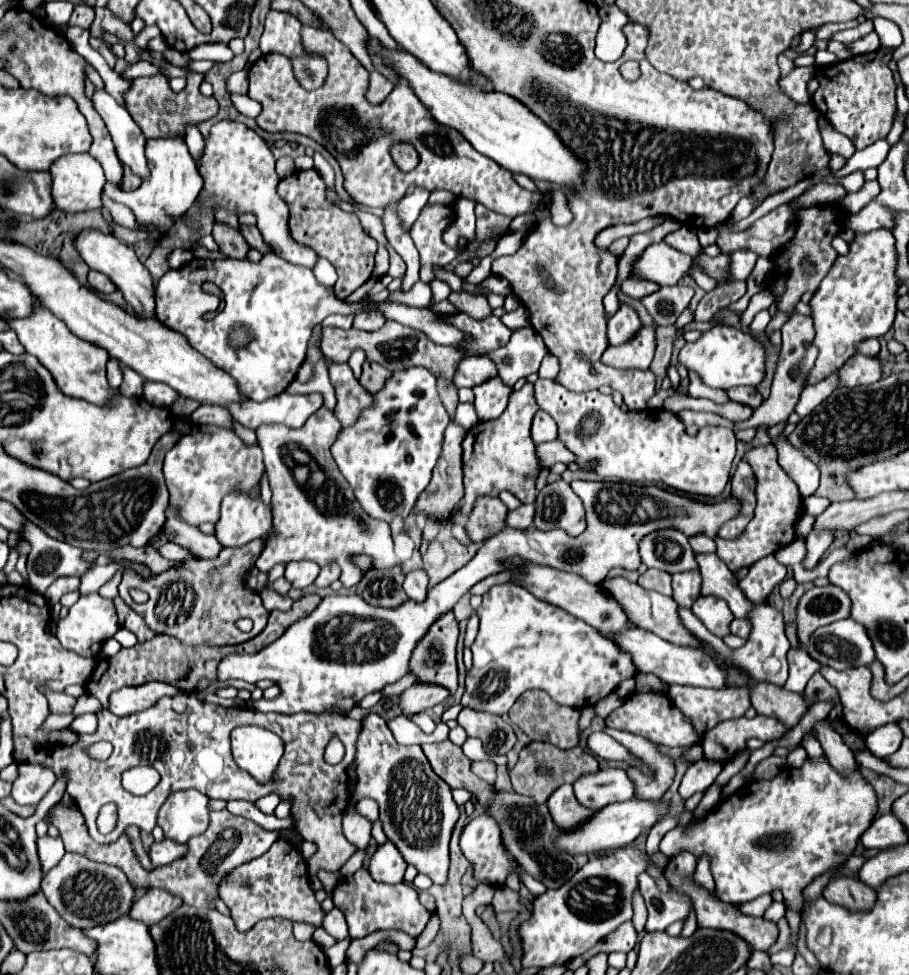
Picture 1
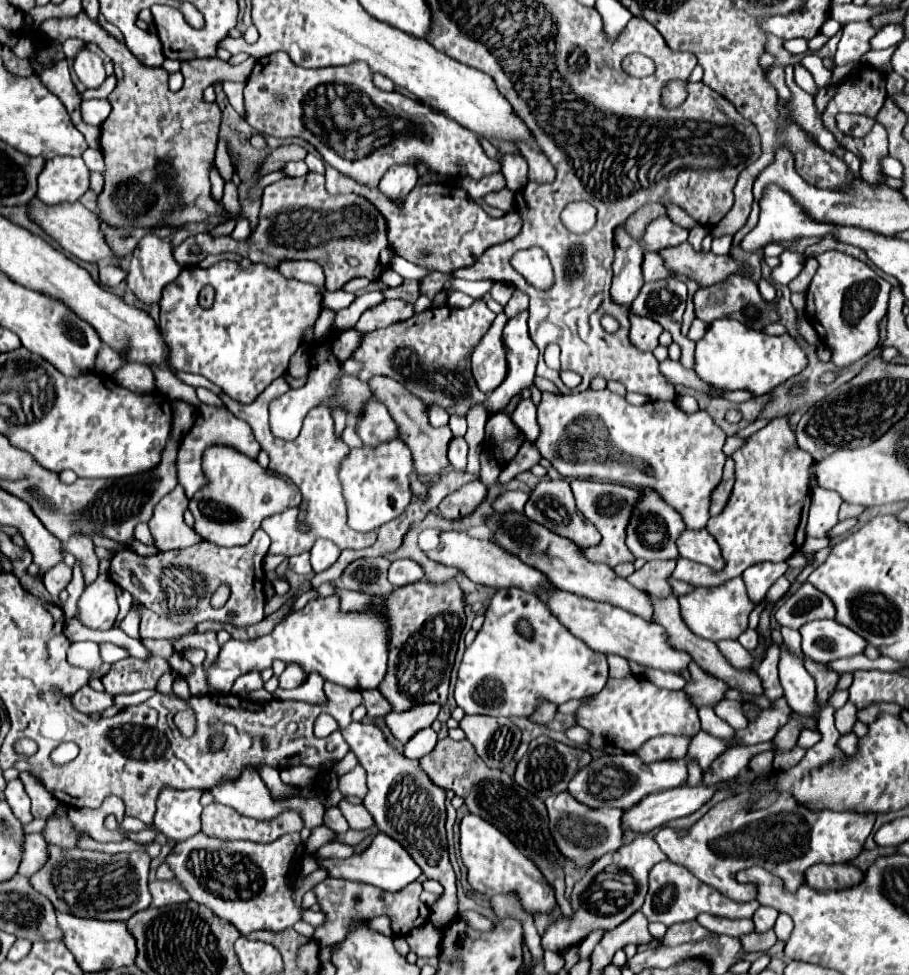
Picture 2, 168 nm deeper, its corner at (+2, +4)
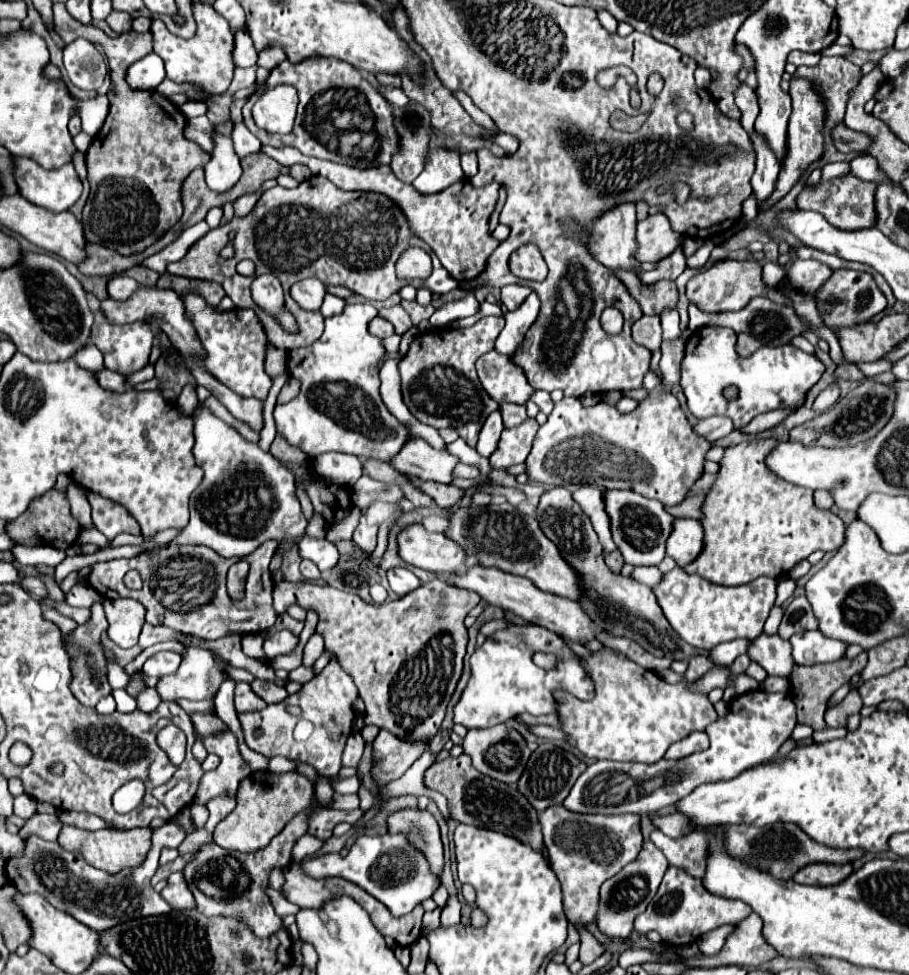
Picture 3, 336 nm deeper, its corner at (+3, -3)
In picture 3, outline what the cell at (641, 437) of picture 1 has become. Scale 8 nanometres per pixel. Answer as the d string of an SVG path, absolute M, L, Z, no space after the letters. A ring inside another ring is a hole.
M660 387L650 391L646 401L640 401L638 407L630 413L620 413L614 405L606 401L596 403L594 407L584 407L574 397L564 397L554 405L554 411L548 415L548 421L540 425L532 451L526 459L528 477L548 485L568 485L568 483L588 483L600 489L632 489L644 497L660 501L664 507L674 507L686 499L690 487L704 473L706 453L712 443L702 439L690 425L688 417L680 409L678 399L672 393L662 393Z

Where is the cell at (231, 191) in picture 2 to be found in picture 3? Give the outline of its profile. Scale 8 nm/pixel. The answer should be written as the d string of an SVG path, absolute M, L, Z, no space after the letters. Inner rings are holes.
M214 133L214 141L216 141L216 147L212 151L212 159L204 167L206 183L212 191L226 193L236 185L236 181L242 175L240 157L234 153L232 139Z

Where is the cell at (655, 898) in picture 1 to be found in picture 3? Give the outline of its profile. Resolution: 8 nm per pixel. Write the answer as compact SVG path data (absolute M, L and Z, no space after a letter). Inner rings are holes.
M668 867L656 897L652 899L648 909L636 917L634 929L644 935L648 931L658 931L664 943L668 943L672 947L680 947L680 945L696 941L702 933L708 933L720 925L726 925L726 923L738 925L750 913L752 913L752 907L748 903L738 901L738 899L718 897L718 895L706 891L706 887L702 887L700 879L694 879L686 871L680 871L676 867Z

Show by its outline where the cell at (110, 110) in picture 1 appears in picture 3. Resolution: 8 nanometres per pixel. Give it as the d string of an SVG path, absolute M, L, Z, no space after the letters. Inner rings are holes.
M76 39L64 47L64 67L70 81L84 91L96 91L108 75L102 53L86 39Z

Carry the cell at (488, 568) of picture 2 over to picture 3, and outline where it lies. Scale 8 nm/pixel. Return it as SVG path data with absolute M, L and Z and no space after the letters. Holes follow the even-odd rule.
M418 523L406 527L398 535L398 549L400 557L406 563L432 571L436 575L462 575L462 571L468 571L472 567L468 563L466 551L462 551L454 539L440 533L428 533Z

